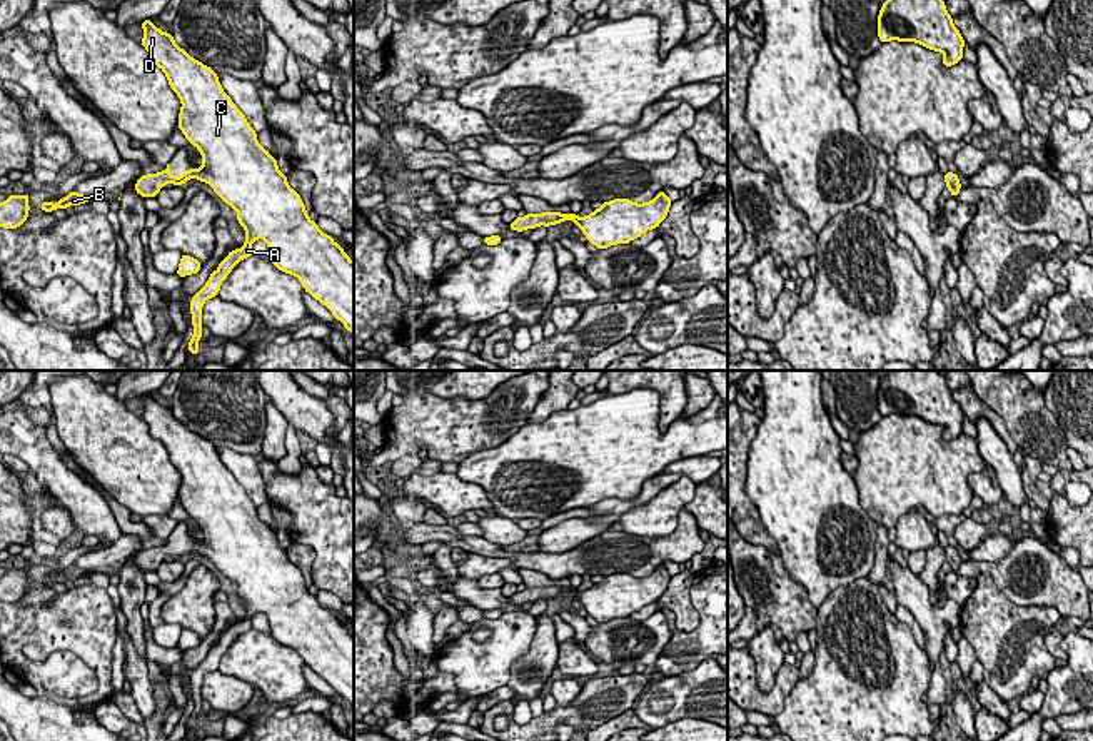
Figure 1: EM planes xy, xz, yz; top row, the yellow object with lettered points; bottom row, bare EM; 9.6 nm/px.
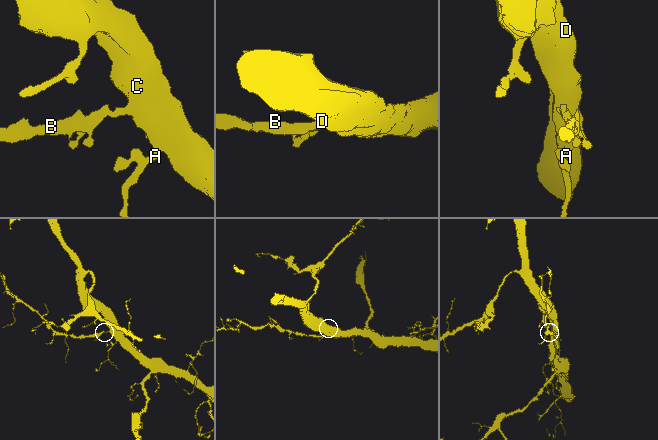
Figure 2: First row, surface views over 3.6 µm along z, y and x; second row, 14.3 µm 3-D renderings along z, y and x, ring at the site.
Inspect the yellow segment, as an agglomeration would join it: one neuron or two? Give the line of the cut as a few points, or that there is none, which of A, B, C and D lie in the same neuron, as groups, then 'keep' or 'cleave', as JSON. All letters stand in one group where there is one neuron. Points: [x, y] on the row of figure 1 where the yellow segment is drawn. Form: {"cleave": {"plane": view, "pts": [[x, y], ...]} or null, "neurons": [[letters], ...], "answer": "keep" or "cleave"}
{"cleave": null, "neurons": [["A", "B", "C", "D"]], "answer": "keep"}

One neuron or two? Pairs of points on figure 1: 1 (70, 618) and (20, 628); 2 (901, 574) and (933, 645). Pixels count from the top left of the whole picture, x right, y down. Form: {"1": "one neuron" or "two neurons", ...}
{"1": "one neuron", "2": "one neuron"}

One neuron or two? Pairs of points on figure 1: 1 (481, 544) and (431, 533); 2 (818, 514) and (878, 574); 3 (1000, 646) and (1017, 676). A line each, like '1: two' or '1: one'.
1: one
2: two
3: one

